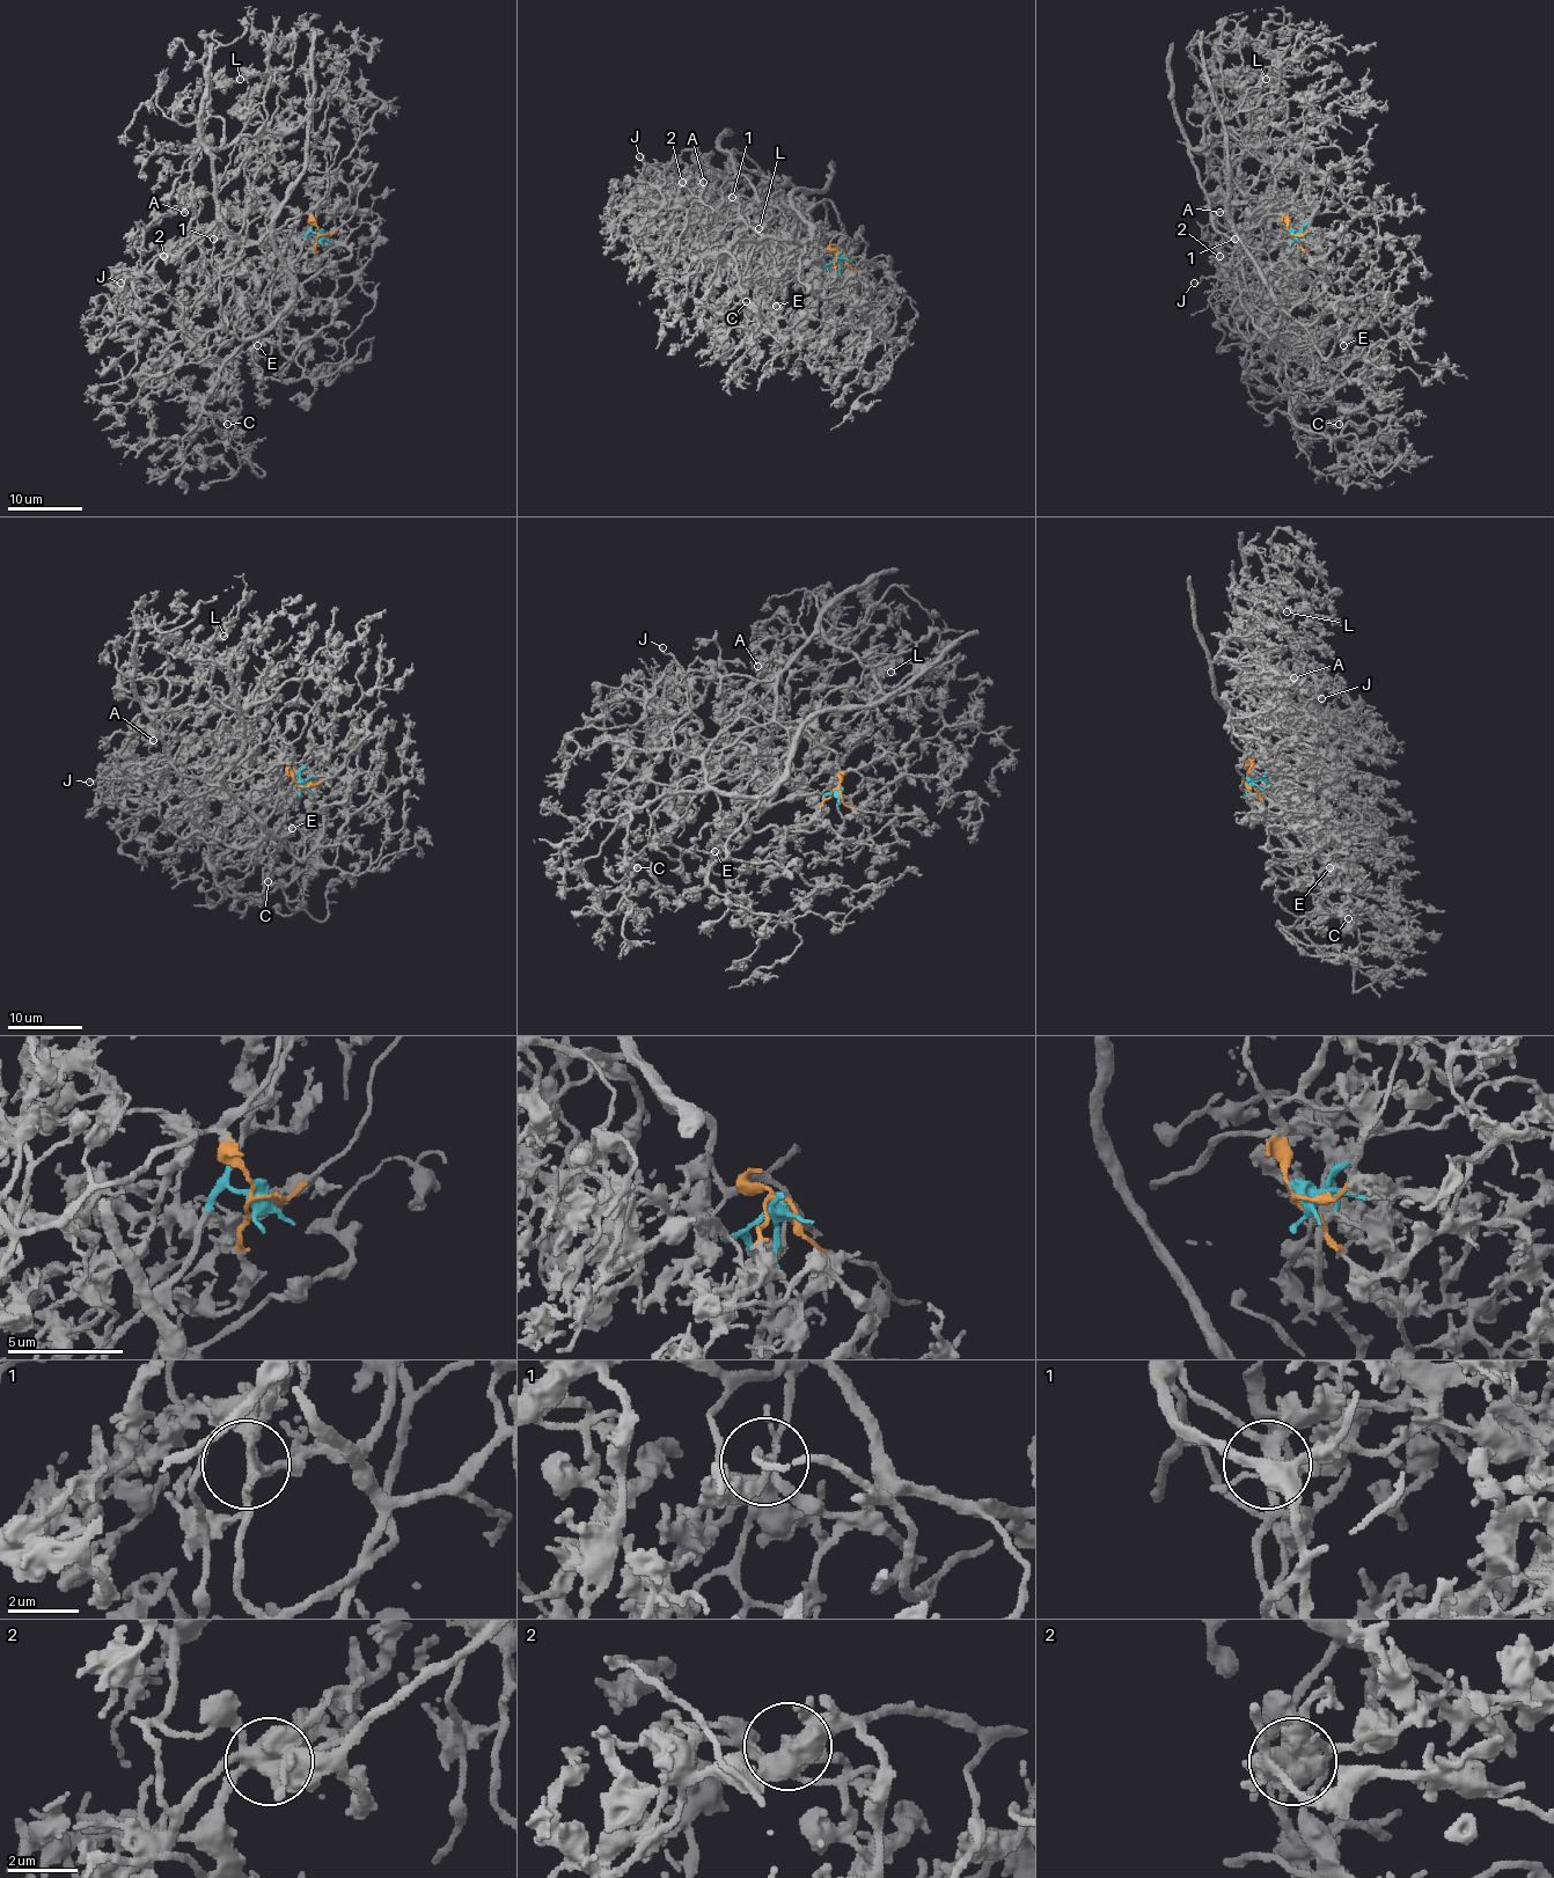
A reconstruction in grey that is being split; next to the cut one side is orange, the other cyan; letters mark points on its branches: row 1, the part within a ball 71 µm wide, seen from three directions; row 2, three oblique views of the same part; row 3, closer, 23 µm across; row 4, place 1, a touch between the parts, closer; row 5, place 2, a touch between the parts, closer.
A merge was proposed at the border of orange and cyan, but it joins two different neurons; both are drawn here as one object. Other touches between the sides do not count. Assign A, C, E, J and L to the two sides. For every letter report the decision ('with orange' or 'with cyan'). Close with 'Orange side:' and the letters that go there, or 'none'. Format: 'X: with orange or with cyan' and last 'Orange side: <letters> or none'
A: with cyan
C: with cyan
E: with cyan
J: with orange
L: with orange
Orange side: J, L

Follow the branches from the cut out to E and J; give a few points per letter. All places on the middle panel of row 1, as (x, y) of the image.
E: (840, 252), (793, 273), (796, 243), (735, 241), (741, 301), (750, 310), (777, 305)
J: (840, 252), (823, 249), (818, 230), (791, 207), (763, 203), (739, 174), (698, 174), (671, 188), (638, 155)

